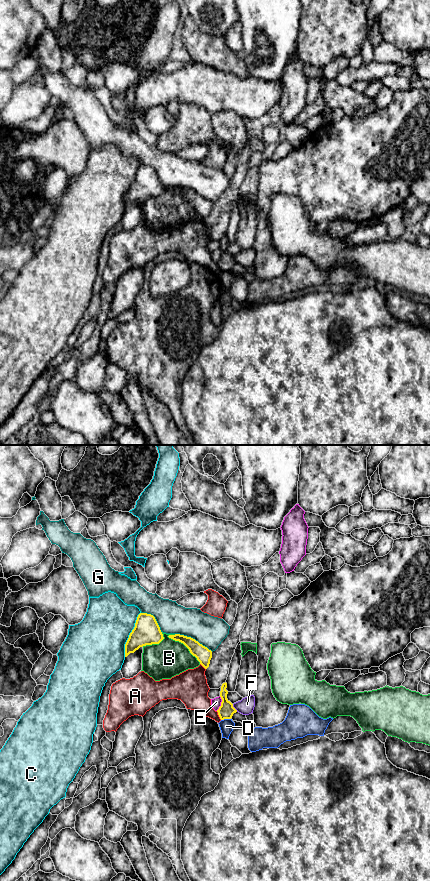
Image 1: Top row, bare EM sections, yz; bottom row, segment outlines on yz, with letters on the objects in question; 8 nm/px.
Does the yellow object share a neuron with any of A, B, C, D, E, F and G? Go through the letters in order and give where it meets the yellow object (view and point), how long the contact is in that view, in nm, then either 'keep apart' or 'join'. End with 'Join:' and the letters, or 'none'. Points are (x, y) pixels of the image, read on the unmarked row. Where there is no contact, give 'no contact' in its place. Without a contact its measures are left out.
A: meets yellow in yz at (218, 266); contact 80 nm long; keep apart
B: meets yellow in yz at (185, 197); contact 340 nm long; keep apart
C: meets yellow in yz at (130, 186); contact 380 nm long; keep apart
D: meets yellow in yz at (225, 270); contact 80 nm long; keep apart
E: meets yellow in yz at (221, 255); contact 120 nm long; keep apart
F: meets yellow in yz at (234, 260); contact 80 nm long; keep apart
G: meets yellow in yz at (194, 191); contact 340 nm long; keep apart
Join: none

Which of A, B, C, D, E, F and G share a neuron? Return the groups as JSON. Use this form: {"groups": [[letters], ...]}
{"groups": [["A"], ["B"], ["C"], ["D"], ["E"], ["F"], ["G"]]}

